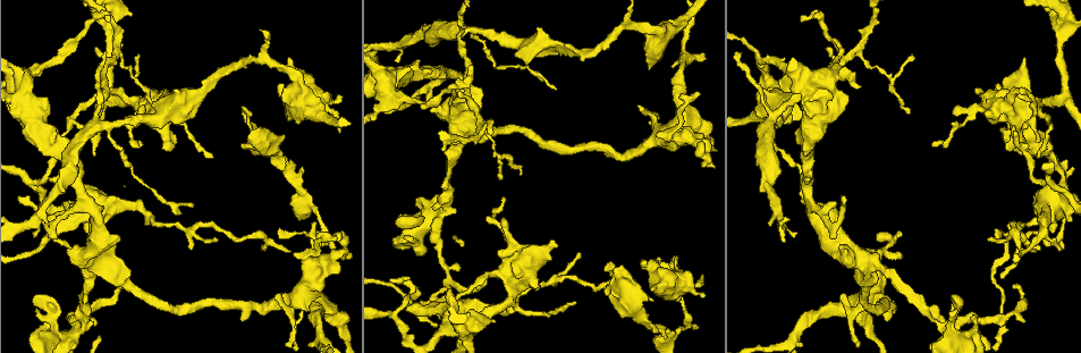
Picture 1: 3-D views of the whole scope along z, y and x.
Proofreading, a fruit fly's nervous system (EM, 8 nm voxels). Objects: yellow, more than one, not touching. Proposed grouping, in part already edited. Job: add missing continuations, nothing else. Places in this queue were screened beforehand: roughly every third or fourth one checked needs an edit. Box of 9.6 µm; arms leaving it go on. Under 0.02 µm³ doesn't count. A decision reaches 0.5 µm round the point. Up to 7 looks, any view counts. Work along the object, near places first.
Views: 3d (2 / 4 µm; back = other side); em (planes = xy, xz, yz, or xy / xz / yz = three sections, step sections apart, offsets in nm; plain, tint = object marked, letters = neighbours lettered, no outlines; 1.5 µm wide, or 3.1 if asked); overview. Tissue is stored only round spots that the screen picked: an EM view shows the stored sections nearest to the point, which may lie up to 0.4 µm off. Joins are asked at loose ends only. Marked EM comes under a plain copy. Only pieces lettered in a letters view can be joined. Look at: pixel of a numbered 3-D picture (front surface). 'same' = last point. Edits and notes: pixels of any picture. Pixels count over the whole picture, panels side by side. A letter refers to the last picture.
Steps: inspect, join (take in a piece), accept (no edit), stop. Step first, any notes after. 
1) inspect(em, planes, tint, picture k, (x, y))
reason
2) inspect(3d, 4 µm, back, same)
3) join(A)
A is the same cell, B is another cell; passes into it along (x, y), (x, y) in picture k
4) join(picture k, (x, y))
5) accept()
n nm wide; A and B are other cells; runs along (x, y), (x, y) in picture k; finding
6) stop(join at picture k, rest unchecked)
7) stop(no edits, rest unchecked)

inspect(3d, 2 µm, picture 1, (472, 68))
end of a long branch

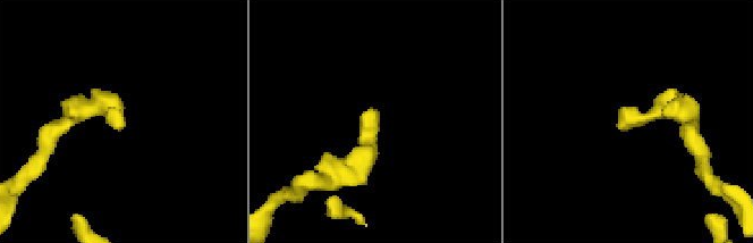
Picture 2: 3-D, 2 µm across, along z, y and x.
inspect(em, planes, tint, picture 2, (122, 126))

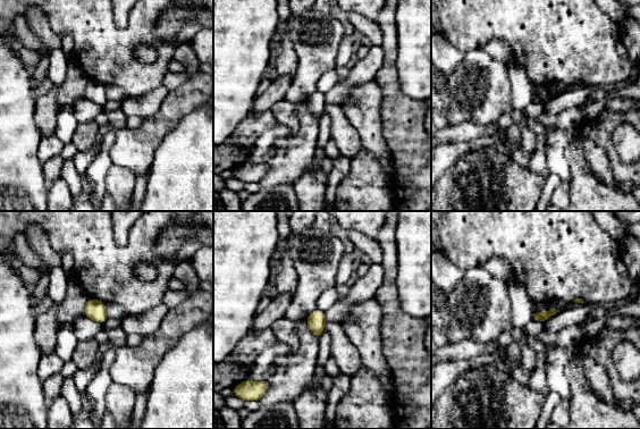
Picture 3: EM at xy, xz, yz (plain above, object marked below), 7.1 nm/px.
inspect(em, planes, letters, same)
what lies round it

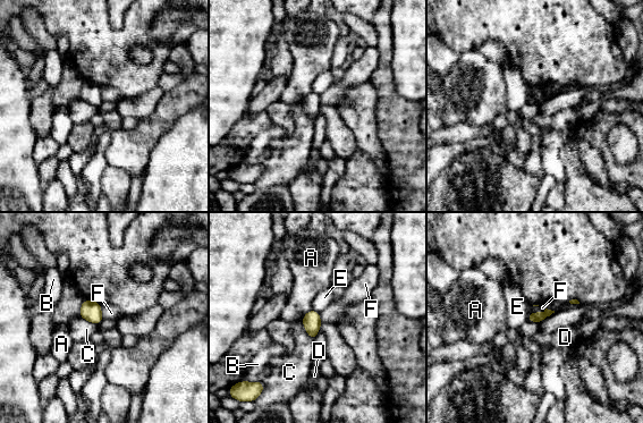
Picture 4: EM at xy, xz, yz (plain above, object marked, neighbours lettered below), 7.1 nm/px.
accept()
A, B, C, D, E and F are other cells; none of them fits

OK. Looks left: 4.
inspect(em, xz, step 4, letters, picture 1, (136, 59))
tapers out

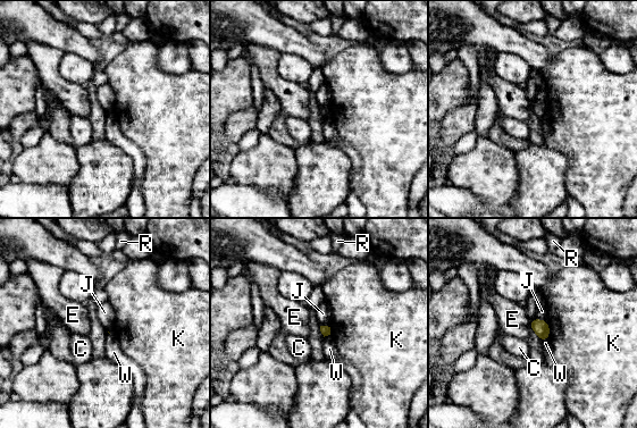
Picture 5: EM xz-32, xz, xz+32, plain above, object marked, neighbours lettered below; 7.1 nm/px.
accept()
K touches over 140 nm; C, E, J, K, R and W are other cells; none of them fits

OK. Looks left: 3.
inspect(3d, 4 µm, picture 1, (952, 112))
an open end

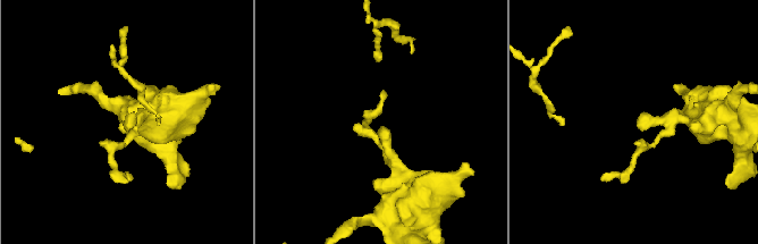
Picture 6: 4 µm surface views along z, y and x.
inspect(em, planes, letters, picture 6, (130, 123))
need the tissue

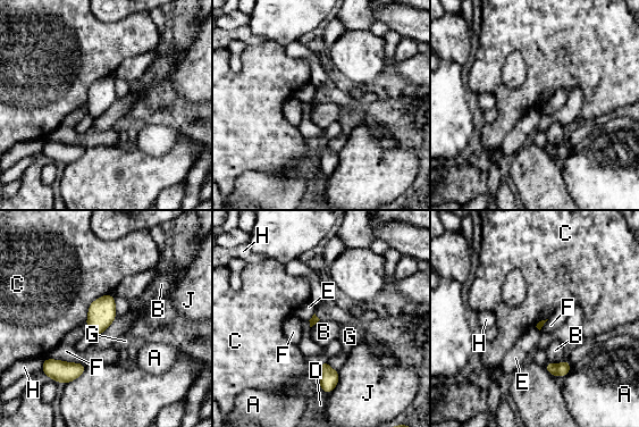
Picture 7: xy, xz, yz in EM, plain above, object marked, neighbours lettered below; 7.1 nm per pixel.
accept()
A, B, C, D, E, F, G, H and J are other cells; border along (116, 315), (115, 319), (93, 337) in picture 7; no lettered piece goes on from it

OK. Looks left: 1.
stop(no edits, rest unchecked)

